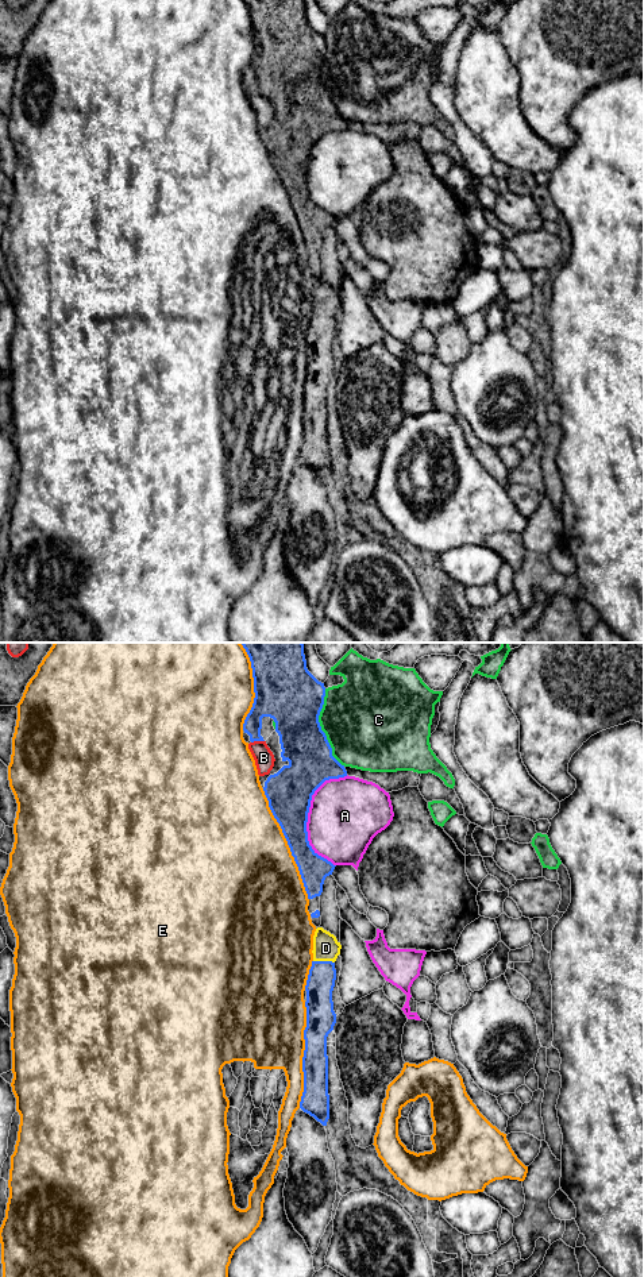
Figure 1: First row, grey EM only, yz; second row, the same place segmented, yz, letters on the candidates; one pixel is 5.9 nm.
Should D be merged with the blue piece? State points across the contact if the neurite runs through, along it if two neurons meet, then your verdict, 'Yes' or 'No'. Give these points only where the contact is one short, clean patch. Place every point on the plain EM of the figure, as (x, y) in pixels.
Yes

